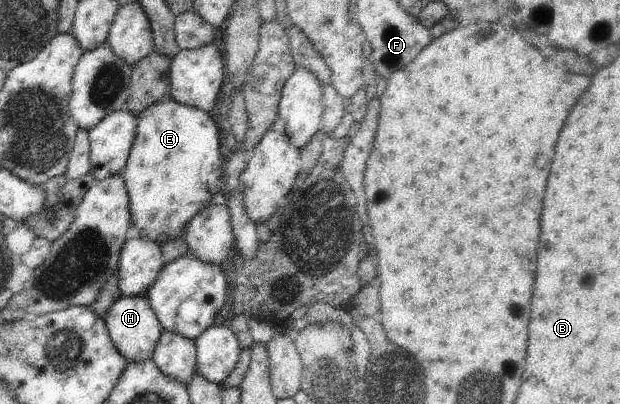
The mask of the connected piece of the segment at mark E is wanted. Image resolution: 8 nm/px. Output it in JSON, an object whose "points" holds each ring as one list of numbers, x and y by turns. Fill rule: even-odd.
{"points":[[170,97,143,110,137,121,137,133,120,175,128,191,132,226,140,230,140,239,159,241,161,245,166,241,183,238,188,223,200,211,212,205,214,194,224,191,223,158,220,153,223,134,219,121,206,111,183,105]]}

